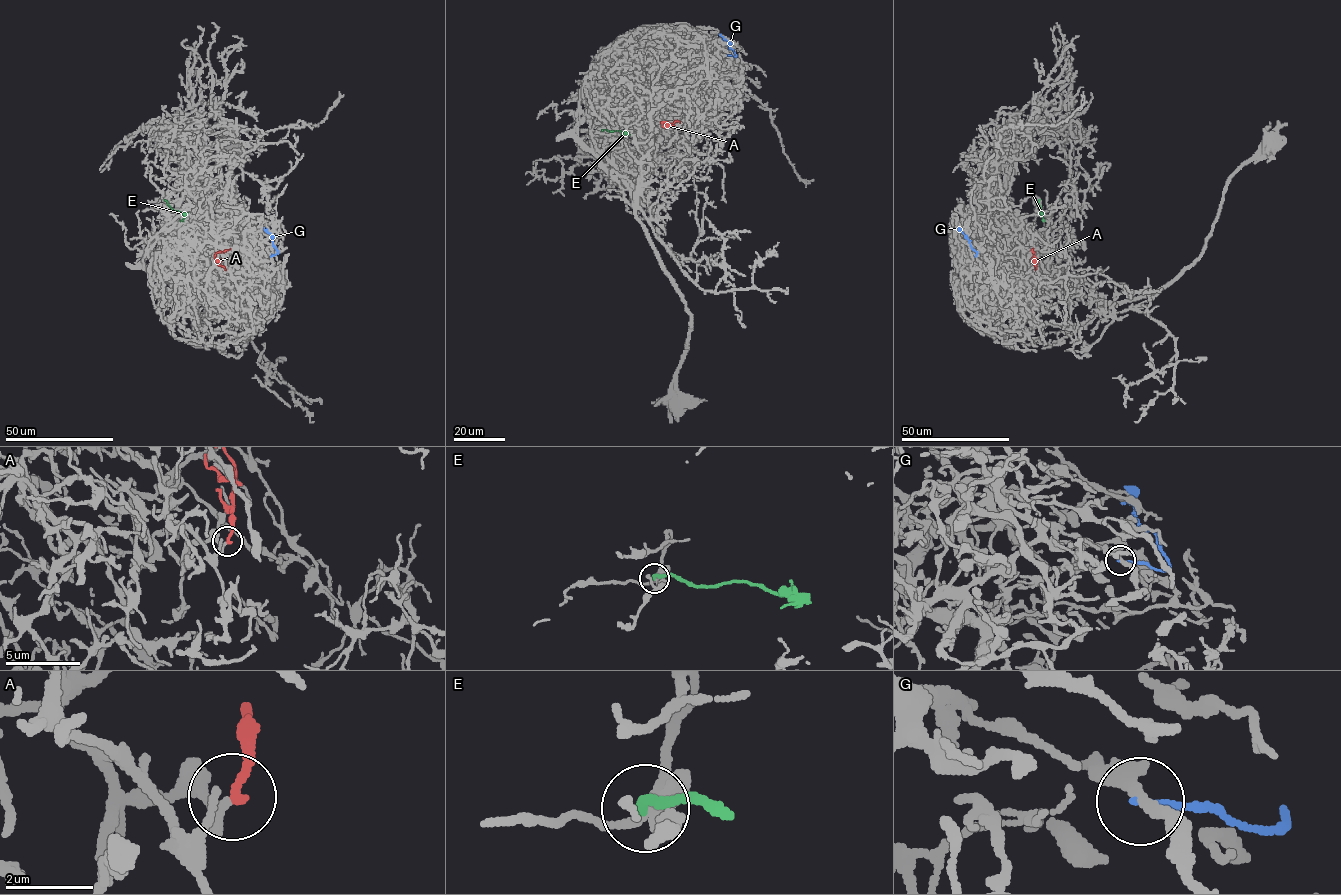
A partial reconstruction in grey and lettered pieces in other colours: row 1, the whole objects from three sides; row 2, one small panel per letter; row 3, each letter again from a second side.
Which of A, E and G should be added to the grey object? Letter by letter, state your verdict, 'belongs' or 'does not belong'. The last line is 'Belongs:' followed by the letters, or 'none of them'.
A: belongs
E: does not belong
G: does not belong
Belongs: A

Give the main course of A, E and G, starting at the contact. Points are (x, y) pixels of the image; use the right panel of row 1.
A: (1035, 270), (1033, 249)
E: (1039, 199), (1044, 221)
G: (975, 256), (976, 252), (959, 228)

